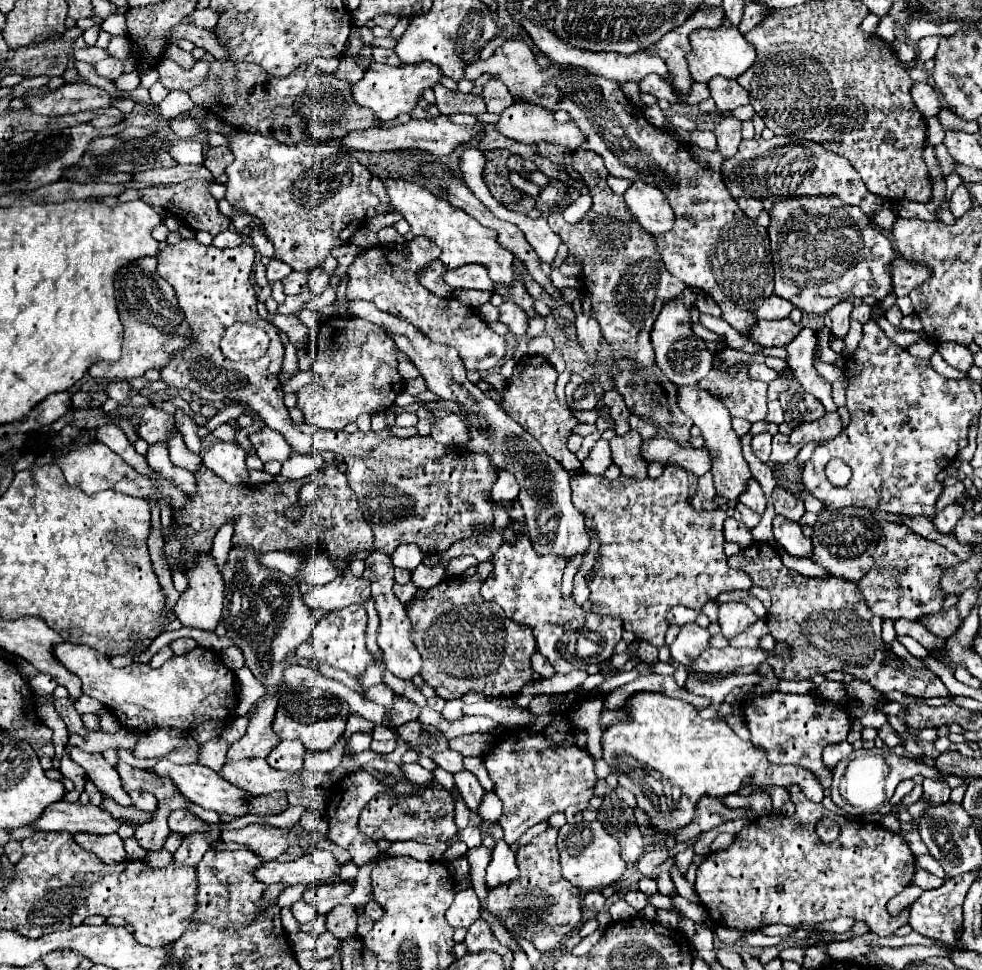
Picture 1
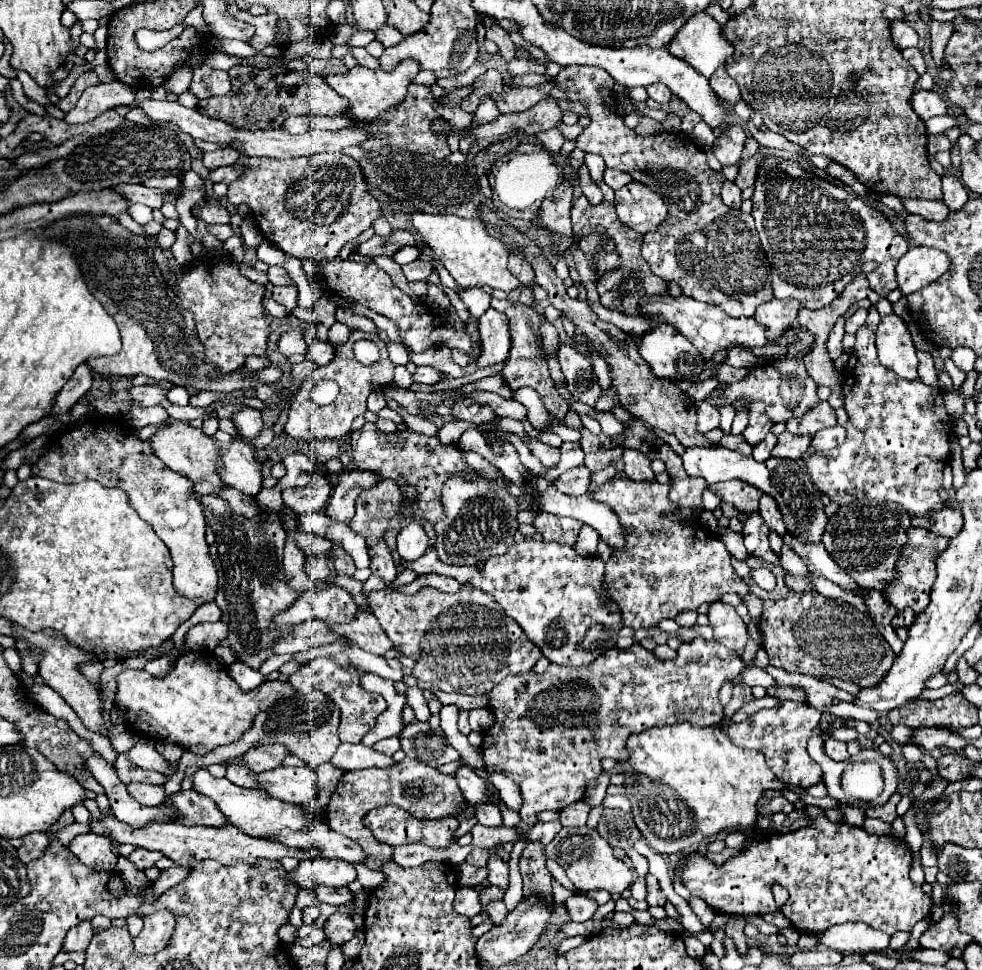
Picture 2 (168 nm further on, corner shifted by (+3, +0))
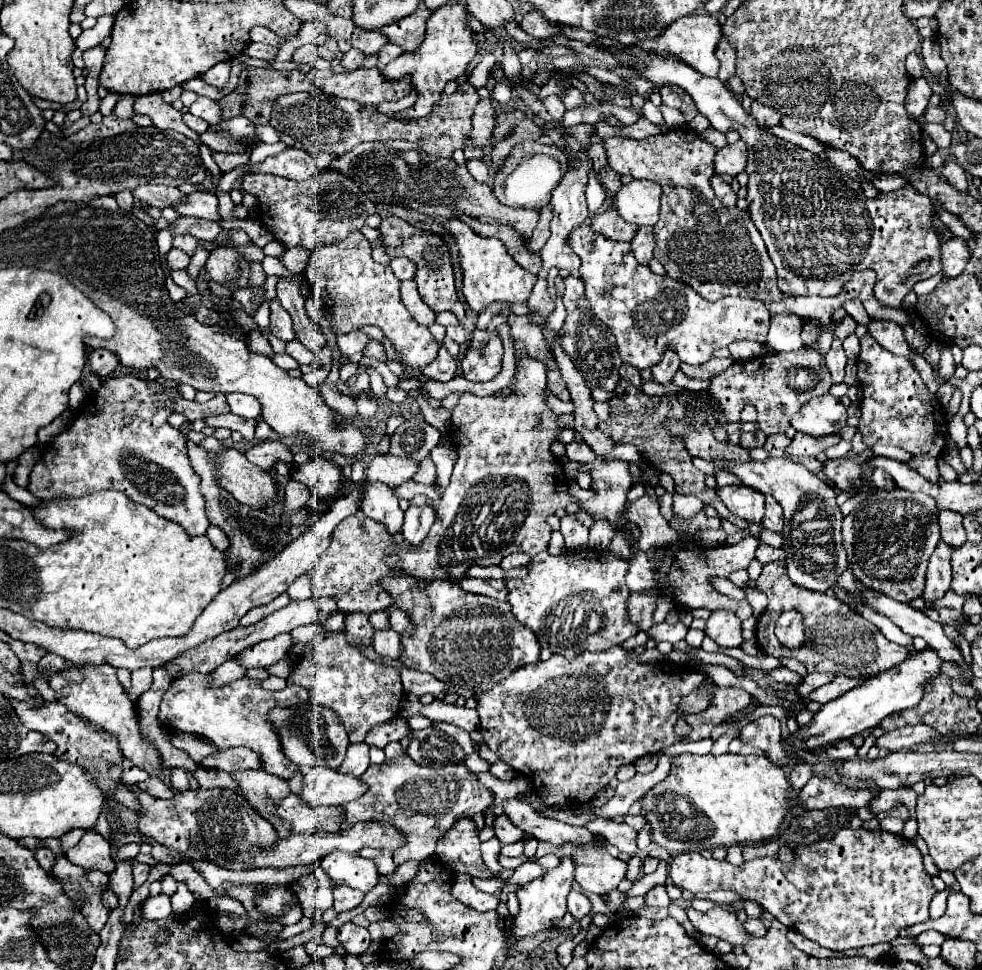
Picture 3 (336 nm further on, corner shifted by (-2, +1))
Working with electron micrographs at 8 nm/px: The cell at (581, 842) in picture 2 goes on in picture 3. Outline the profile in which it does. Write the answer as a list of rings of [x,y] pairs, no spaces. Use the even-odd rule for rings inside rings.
[[[539,842],[535,852],[537,858],[545,854],[555,854],[559,858],[571,856],[575,866],[575,880],[585,892],[607,894],[625,878],[627,864],[613,858],[603,846],[549,846]]]

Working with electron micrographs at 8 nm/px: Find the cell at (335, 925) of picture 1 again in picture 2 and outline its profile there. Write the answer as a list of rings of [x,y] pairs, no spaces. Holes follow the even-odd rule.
[[[336,911],[334,915],[330,915],[324,923],[324,933],[326,937],[332,941],[332,943],[338,943],[338,945],[344,945],[348,943],[352,937],[354,937],[354,931],[356,931],[356,925],[352,921],[352,917],[348,913],[340,913]]]

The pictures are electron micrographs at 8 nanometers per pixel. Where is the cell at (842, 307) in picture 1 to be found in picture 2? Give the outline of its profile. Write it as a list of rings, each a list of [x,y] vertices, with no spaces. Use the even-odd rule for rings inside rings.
[[[840,317],[836,321],[836,325],[832,327],[830,331],[830,337],[826,341],[826,347],[828,347],[828,355],[830,359],[838,359],[842,355],[842,337],[844,337],[844,317]]]

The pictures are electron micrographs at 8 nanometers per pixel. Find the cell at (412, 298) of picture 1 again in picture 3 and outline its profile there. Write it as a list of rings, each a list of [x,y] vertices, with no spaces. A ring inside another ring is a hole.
[[[349,234],[343,244],[337,248],[321,246],[317,252],[311,254],[304,272],[304,277],[311,287],[311,294],[315,302],[323,302],[327,306],[329,316],[333,318],[333,334],[345,334],[349,330],[357,330],[365,324],[379,326],[385,336],[391,340],[395,350],[401,356],[401,362],[411,368],[427,366],[435,360],[435,338],[429,328],[417,324],[413,316],[407,312],[405,304],[401,302],[401,280],[393,274],[391,266],[377,264],[371,256],[353,256],[353,238],[363,238],[361,234]]]

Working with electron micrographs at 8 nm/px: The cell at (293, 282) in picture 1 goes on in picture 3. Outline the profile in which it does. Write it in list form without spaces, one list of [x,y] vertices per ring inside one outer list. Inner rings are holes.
[[[273,298],[271,300],[271,330],[285,342],[295,340],[295,330],[289,312]]]

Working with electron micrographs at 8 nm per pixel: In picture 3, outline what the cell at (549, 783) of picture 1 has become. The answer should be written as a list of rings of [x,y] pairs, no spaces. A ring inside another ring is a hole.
[[[613,646],[605,652],[581,652],[573,660],[551,656],[547,662],[535,662],[515,670],[491,690],[475,692],[477,712],[481,718],[479,730],[489,750],[501,762],[527,776],[531,788],[547,808],[587,804],[615,778],[621,764],[633,764],[645,754],[657,754],[669,748],[673,744],[673,730],[679,718],[677,704],[689,694],[689,690],[709,686],[715,692],[711,704],[703,712],[685,716],[691,726],[691,740],[707,738],[713,728],[751,702],[751,694],[743,688],[721,688],[717,684],[707,684],[707,676],[697,670],[681,670],[667,662],[639,662],[639,658],[629,658],[631,652],[633,650],[625,650],[623,646]]]

